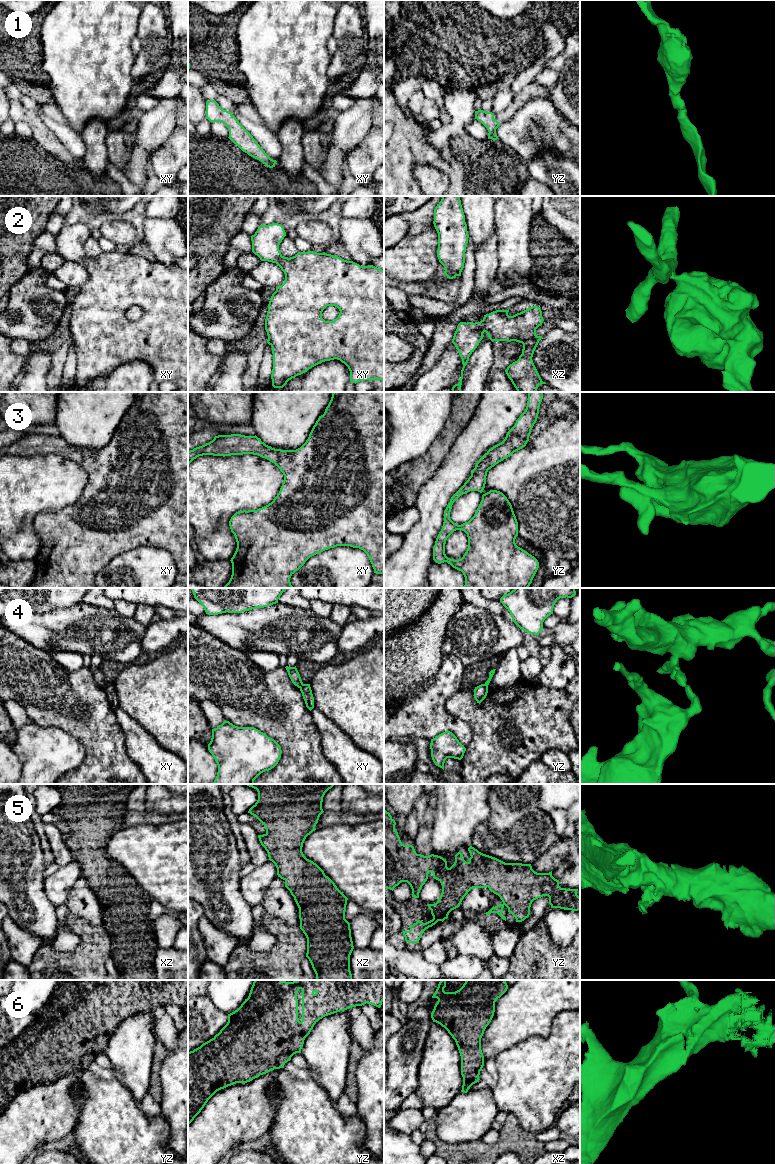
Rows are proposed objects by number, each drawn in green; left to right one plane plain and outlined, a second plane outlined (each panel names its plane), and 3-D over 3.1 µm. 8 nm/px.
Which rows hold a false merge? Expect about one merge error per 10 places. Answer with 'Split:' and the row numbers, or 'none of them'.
Split: 4

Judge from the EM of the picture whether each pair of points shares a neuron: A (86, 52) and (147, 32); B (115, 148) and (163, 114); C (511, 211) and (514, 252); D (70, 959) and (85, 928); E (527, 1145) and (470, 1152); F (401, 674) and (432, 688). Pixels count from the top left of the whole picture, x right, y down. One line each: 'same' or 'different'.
A: different
B: different
C: same
D: same
E: same
F: different

